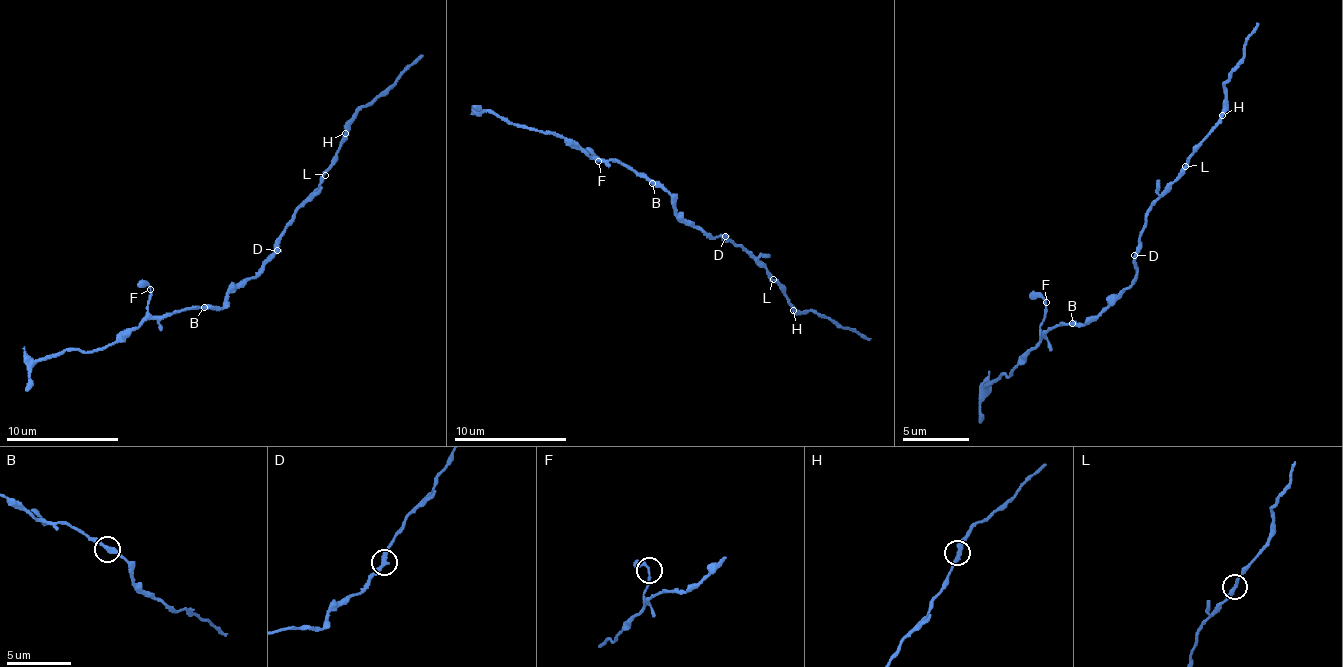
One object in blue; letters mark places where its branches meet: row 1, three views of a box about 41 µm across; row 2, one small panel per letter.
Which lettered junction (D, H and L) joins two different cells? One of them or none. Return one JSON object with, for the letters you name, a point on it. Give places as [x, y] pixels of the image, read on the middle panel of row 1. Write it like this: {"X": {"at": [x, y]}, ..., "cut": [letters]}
{"cut": []}

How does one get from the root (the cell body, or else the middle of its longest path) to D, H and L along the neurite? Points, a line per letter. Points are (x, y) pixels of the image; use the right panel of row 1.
D: (1129, 286), (1135, 279), (1135, 256)
H: (1129, 286), (1135, 279), (1135, 246), (1145, 226), (1145, 209), (1175, 179), (1185, 159), (1222, 115)
L: (1129, 286), (1135, 279), (1135, 246), (1145, 226), (1145, 209), (1185, 166)

